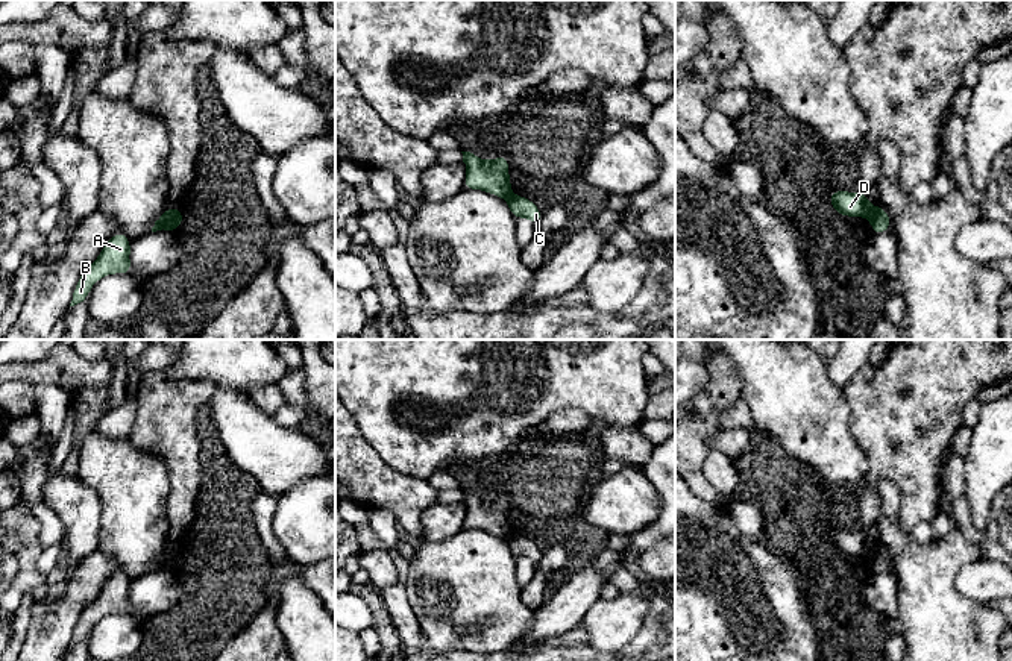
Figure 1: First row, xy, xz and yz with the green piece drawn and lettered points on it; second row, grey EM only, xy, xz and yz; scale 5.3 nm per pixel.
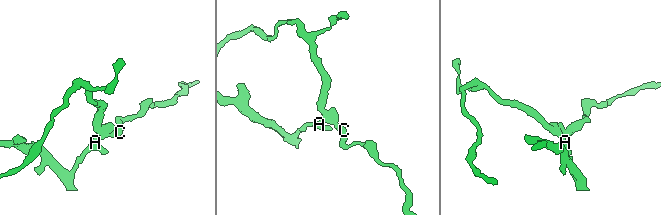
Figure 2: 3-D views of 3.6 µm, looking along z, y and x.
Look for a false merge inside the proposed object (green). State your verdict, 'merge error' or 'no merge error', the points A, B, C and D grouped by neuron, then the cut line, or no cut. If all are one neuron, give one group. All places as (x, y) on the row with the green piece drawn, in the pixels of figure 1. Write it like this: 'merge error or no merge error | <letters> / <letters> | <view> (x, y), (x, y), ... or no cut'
merge error | A B D / C | xy (175, 206), (173, 216), (164, 228)

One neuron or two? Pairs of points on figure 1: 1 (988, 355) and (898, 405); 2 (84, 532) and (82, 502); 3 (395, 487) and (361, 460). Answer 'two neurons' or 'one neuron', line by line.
1: one neuron
2: one neuron
3: one neuron

